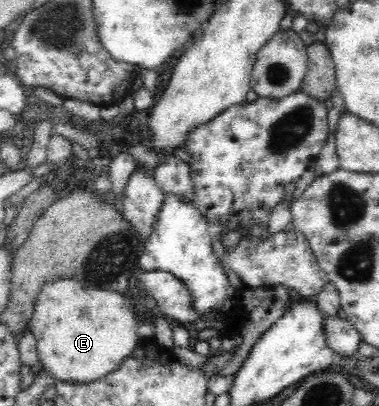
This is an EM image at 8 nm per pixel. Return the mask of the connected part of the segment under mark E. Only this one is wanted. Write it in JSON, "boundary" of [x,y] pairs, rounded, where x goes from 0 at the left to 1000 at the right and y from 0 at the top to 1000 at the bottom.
{"boundary":[[[153,687],[108,704],[77,805],[95,833],[103,887],[137,931],[153,941],[230,946],[301,916],[348,872],[369,837],[361,828],[364,793],[346,741],[330,727],[235,700],[219,704],[193,687]]]}

